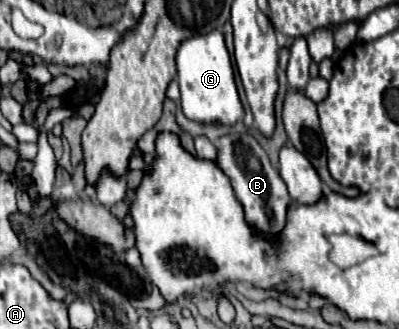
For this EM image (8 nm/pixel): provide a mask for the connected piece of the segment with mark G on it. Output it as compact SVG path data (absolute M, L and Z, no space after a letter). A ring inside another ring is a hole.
M209 31L185 39L177 51L177 82L180 89L180 105L183 113L199 123L219 121L221 125L233 125L243 119L243 105L237 95L231 59L221 31Z

